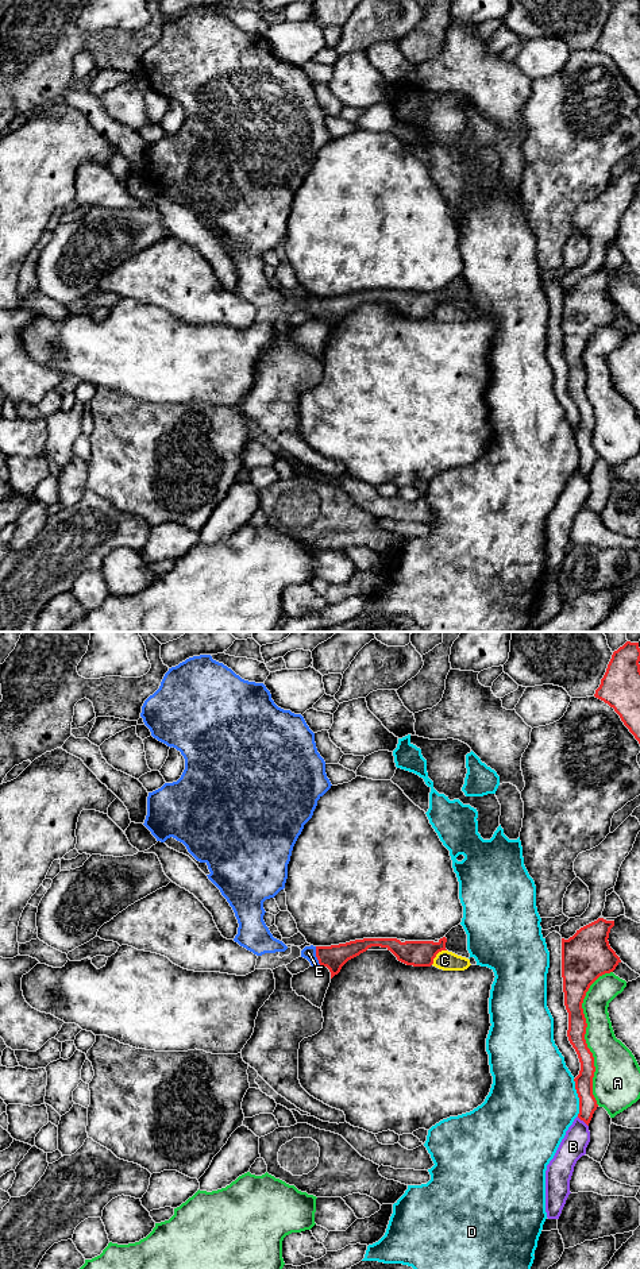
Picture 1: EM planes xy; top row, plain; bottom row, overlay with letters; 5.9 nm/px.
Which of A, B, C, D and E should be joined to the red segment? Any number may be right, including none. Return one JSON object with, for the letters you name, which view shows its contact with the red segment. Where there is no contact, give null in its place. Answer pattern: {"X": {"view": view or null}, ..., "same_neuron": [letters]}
{"E": {"view": "xy"}, "same_neuron": ["E"]}

